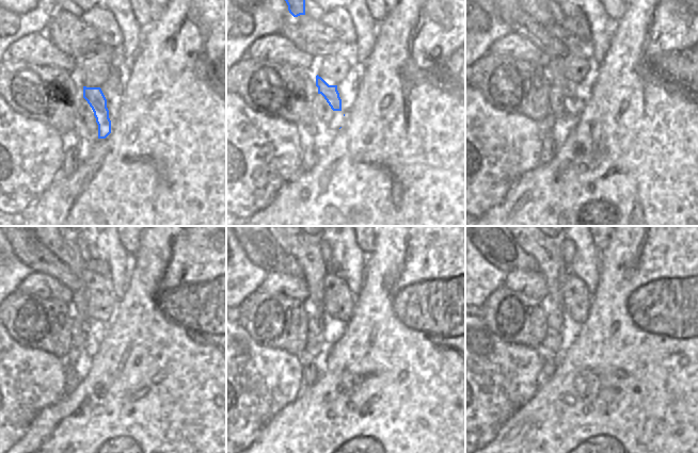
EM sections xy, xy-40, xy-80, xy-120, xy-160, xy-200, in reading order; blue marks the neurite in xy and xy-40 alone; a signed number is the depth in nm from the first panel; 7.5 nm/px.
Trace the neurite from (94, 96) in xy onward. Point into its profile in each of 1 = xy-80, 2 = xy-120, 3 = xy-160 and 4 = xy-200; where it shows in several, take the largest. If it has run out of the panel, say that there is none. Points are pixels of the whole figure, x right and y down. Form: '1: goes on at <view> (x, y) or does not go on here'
1: goes on at xy-80 (556, 77)
2: goes on at xy-120 (64, 247)
3: goes on at xy-160 (305, 247)
4: goes on at xy-200 (545, 247)

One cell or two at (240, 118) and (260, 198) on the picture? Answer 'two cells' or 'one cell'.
one cell

